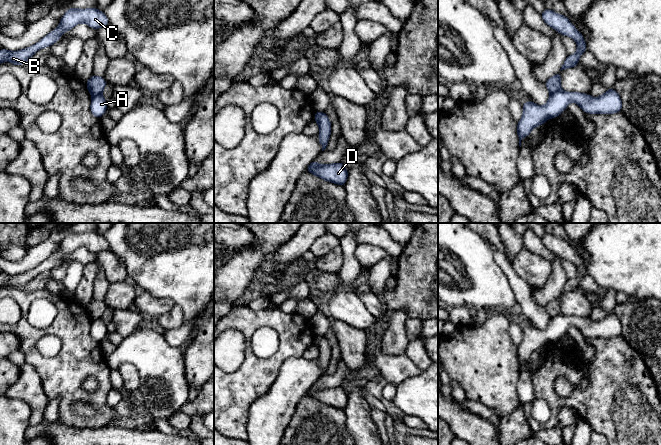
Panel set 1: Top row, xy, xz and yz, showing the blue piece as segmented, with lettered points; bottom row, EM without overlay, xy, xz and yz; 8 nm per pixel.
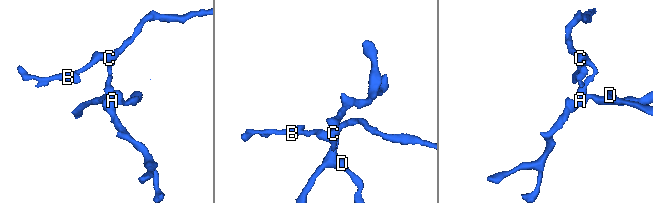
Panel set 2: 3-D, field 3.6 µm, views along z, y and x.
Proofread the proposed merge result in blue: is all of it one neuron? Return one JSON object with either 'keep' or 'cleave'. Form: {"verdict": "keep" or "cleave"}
{"verdict": "cleave"}

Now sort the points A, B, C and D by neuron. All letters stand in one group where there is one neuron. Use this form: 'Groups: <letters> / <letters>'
Groups: A D / B C

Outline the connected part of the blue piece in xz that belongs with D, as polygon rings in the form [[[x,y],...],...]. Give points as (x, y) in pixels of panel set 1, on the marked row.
[[[315,159],[307,167],[305,172],[312,173],[323,180],[341,186],[345,185],[348,177],[347,167],[342,162],[333,164],[318,164]]]

